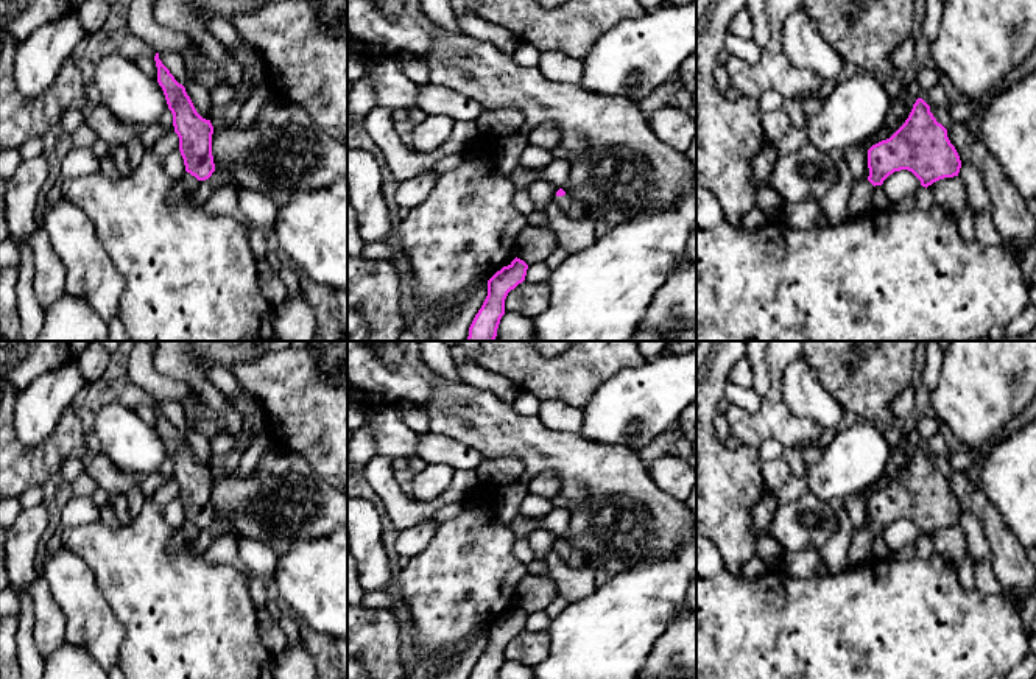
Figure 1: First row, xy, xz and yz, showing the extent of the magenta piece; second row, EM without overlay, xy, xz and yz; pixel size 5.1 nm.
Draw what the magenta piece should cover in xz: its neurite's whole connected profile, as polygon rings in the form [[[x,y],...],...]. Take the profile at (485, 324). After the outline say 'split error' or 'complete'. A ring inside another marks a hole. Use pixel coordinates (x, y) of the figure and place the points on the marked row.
[[[514,259],[488,280],[488,296],[475,315],[466,341],[494,341],[502,316],[505,299],[511,290],[525,280],[528,265]]]; complete

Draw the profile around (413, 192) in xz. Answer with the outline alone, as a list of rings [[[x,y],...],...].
[[[422,173],[408,181],[399,182],[399,188],[396,192],[396,202],[403,209],[414,209],[421,206],[433,192],[436,184],[435,173]]]

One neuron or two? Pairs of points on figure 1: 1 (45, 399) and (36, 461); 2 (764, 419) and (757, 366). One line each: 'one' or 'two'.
1: two
2: two

